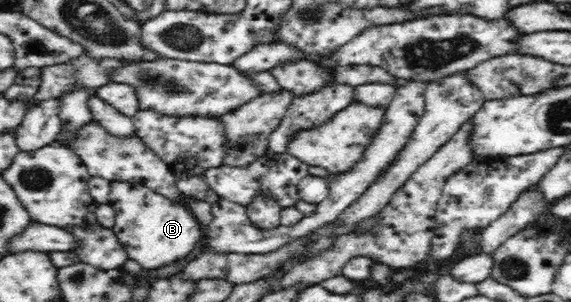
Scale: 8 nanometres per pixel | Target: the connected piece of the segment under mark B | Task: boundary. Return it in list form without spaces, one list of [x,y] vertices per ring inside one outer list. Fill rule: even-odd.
[[[112,181],[108,204],[115,211],[115,226],[112,230],[120,245],[128,251],[129,259],[137,261],[144,269],[157,269],[169,266],[170,263],[186,260],[201,243],[204,236],[202,225],[183,203],[176,203],[170,198],[162,196],[161,193],[146,188],[146,186],[125,181]]]

